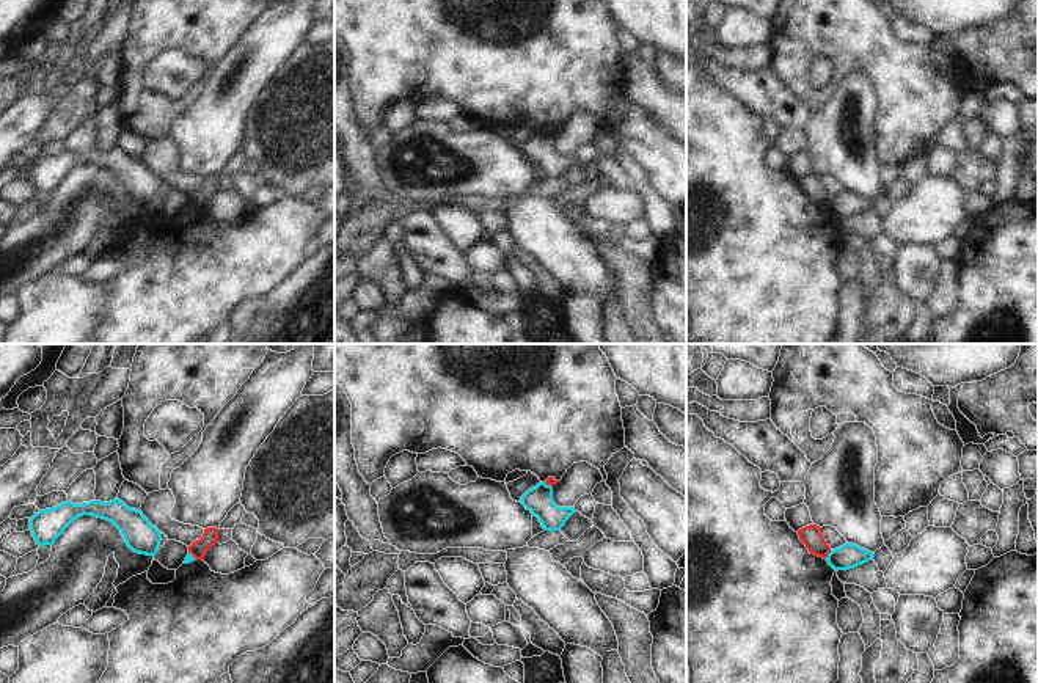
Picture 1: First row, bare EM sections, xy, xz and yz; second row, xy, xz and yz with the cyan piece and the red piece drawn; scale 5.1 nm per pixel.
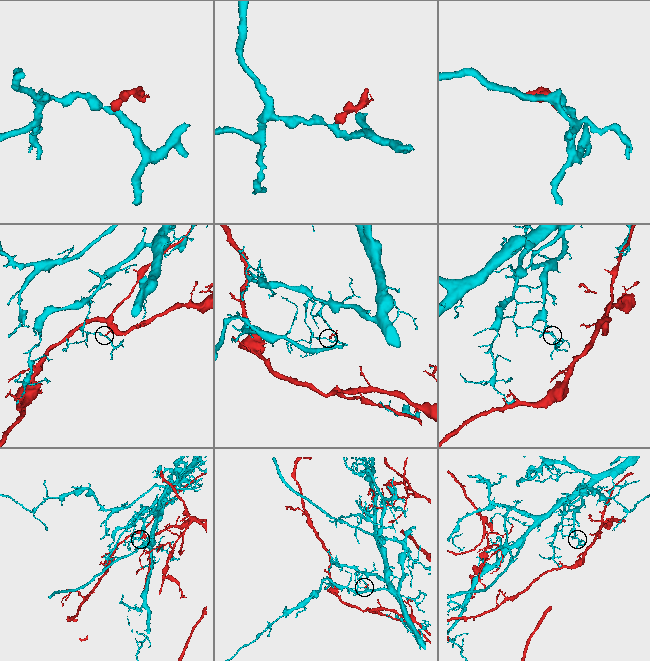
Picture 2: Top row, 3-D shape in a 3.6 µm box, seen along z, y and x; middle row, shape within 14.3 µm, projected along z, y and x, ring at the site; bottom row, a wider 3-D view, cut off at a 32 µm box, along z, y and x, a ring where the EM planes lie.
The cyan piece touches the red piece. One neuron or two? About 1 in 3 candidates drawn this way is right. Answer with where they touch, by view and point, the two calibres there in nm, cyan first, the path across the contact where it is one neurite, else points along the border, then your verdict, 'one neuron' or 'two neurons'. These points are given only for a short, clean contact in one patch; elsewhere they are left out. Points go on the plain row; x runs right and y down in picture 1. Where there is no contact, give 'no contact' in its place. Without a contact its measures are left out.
contact yz (828, 203); calibres 130 and 110 nm; two neurons

